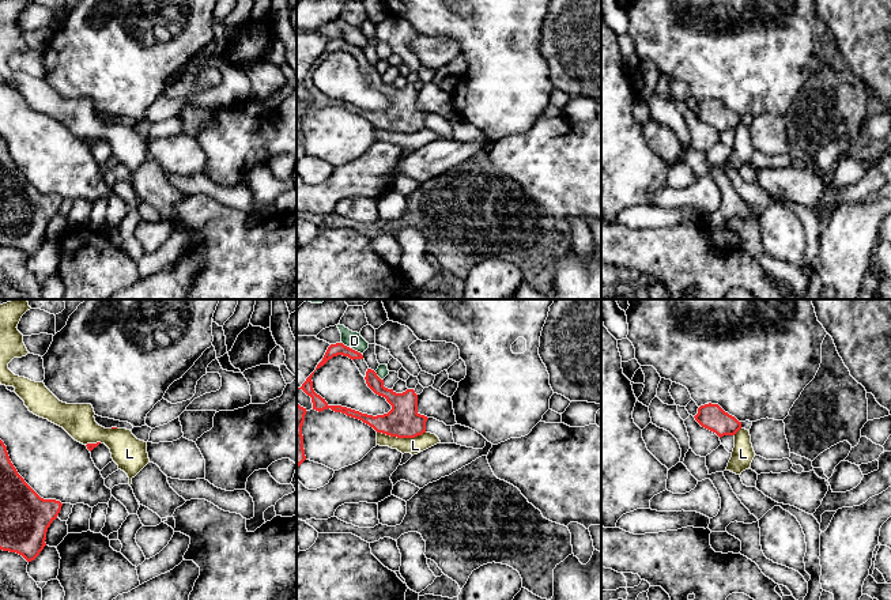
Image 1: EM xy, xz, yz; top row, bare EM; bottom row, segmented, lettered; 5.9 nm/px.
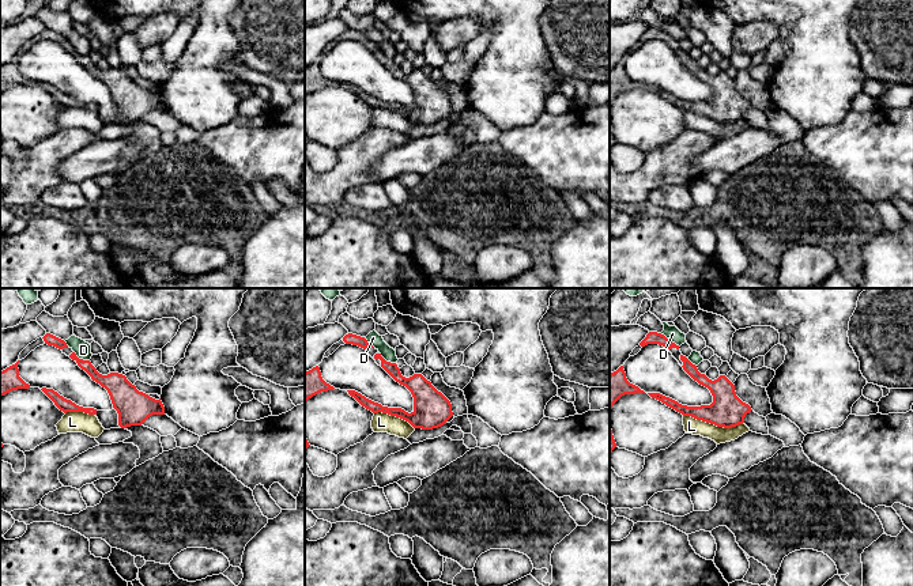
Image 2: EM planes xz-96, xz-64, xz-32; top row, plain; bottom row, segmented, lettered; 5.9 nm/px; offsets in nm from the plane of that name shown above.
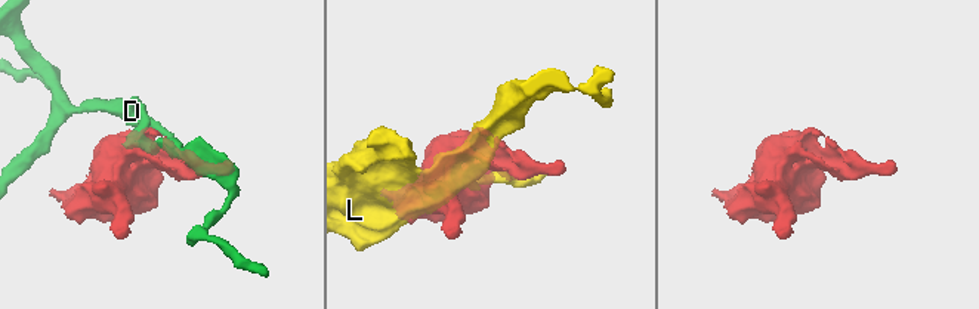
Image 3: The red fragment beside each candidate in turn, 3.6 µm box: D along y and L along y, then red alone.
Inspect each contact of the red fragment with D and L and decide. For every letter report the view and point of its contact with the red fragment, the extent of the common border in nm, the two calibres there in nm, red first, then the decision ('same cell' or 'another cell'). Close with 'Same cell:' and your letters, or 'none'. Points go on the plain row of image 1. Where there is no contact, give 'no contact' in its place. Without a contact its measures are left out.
D: meets red in xz at (351, 44); contact 140 nm long; 90 nm thick on the red side, 100 nm on the other; another cell
L: meets red in xz at (401, 132); contact 280 nm long; 200 nm thick on the red side, 100 nm on the other; another cell
Same cell: none

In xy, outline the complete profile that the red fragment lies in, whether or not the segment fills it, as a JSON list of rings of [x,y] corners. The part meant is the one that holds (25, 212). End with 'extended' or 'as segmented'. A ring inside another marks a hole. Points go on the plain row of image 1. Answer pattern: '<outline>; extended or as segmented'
[[[0,135],[0,245],[34,256],[63,199],[41,193],[18,169]]]; as segmented

